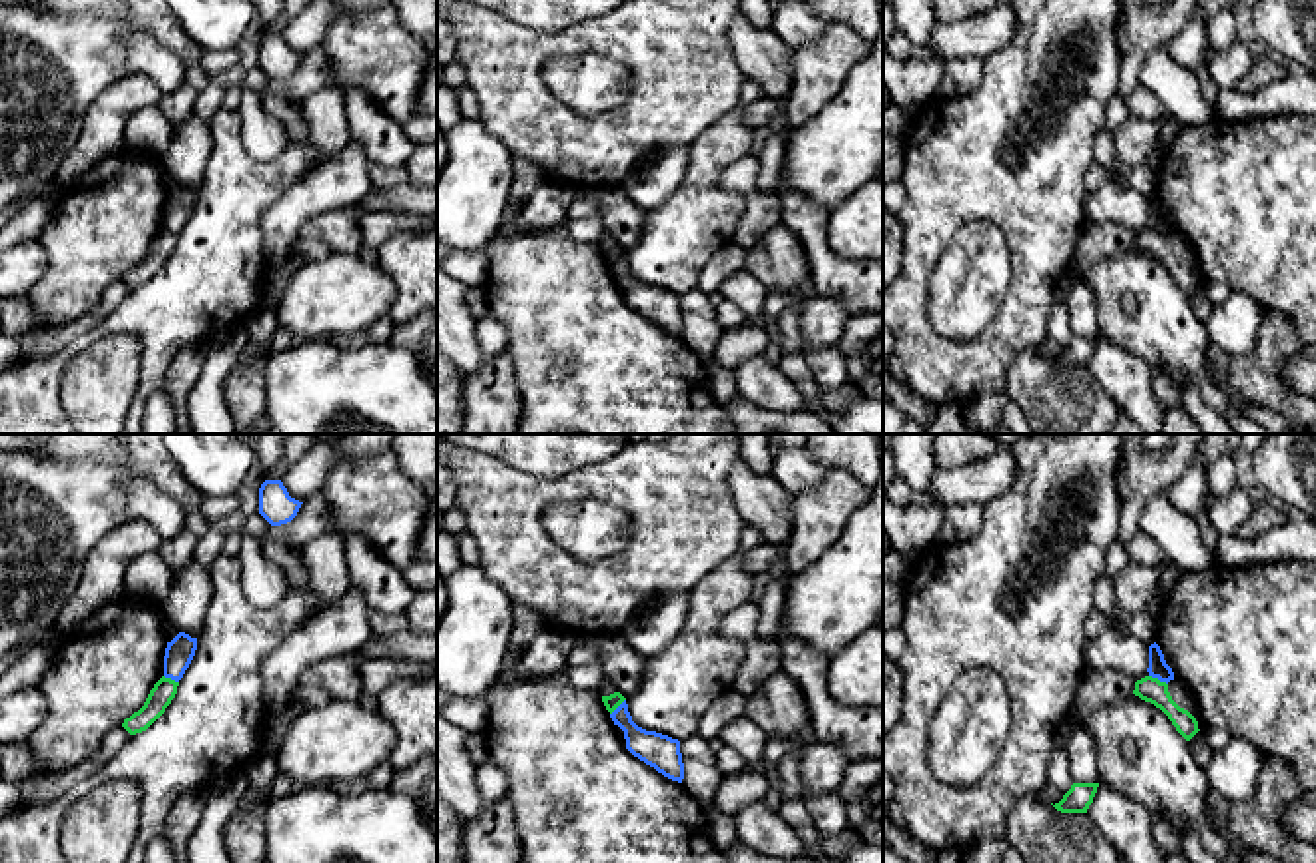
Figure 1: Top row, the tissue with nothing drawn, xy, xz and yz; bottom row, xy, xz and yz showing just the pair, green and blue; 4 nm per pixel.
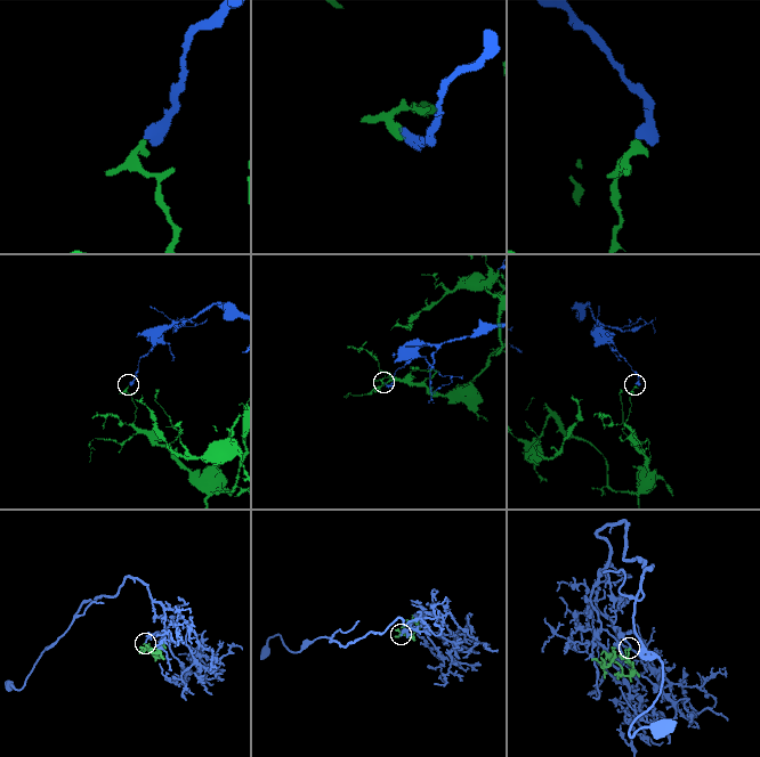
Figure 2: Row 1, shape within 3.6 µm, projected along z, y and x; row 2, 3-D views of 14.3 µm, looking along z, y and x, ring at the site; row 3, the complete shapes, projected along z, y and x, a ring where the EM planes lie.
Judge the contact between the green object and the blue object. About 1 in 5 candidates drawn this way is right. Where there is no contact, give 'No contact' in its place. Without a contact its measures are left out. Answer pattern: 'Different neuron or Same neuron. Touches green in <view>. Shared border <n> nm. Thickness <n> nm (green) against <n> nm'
Different neuron. Touches green in yz. Shared border 90 nm. Thickness 100 nm (green) against 80 nm

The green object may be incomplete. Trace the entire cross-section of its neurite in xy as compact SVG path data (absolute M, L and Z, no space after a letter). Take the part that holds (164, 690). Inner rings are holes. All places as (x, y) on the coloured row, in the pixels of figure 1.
M162 676L150 690L144 706L138 712L134 712L130 718L126 718L122 727L130 735L146 731L171 704L171 700L177 694L177 686L179 682Z

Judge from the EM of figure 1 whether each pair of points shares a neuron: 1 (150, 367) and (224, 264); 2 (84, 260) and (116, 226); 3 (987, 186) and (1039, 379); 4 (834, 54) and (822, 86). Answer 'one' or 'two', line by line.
1: one
2: one
3: two
4: one

